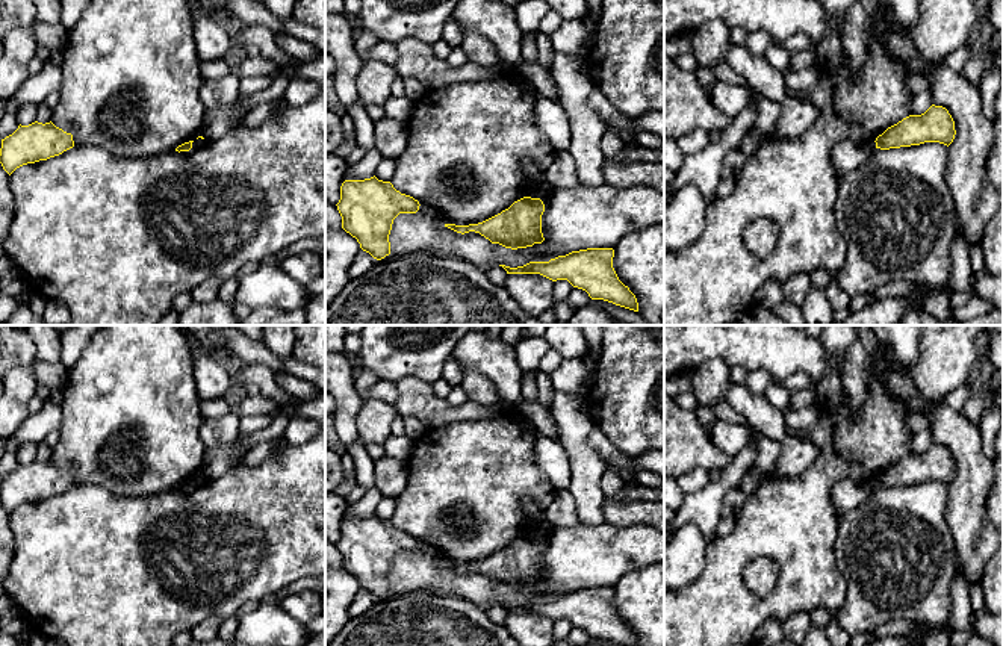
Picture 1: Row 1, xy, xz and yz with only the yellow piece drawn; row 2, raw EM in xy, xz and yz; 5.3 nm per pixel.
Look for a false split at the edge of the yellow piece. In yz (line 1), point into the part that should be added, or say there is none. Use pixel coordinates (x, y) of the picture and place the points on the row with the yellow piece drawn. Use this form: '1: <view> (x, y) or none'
1: none

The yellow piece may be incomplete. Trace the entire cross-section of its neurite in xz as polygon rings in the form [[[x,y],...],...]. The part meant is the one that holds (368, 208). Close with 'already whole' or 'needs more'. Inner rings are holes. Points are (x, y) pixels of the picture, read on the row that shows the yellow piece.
[[[375,175],[365,180],[345,180],[336,204],[342,228],[357,239],[360,248],[381,260],[390,254],[389,234],[399,213],[416,213],[419,201],[401,194],[390,182]]] | already whole

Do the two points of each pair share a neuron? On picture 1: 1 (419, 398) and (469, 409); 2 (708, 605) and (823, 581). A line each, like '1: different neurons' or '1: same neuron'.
1: same neuron
2: same neuron

